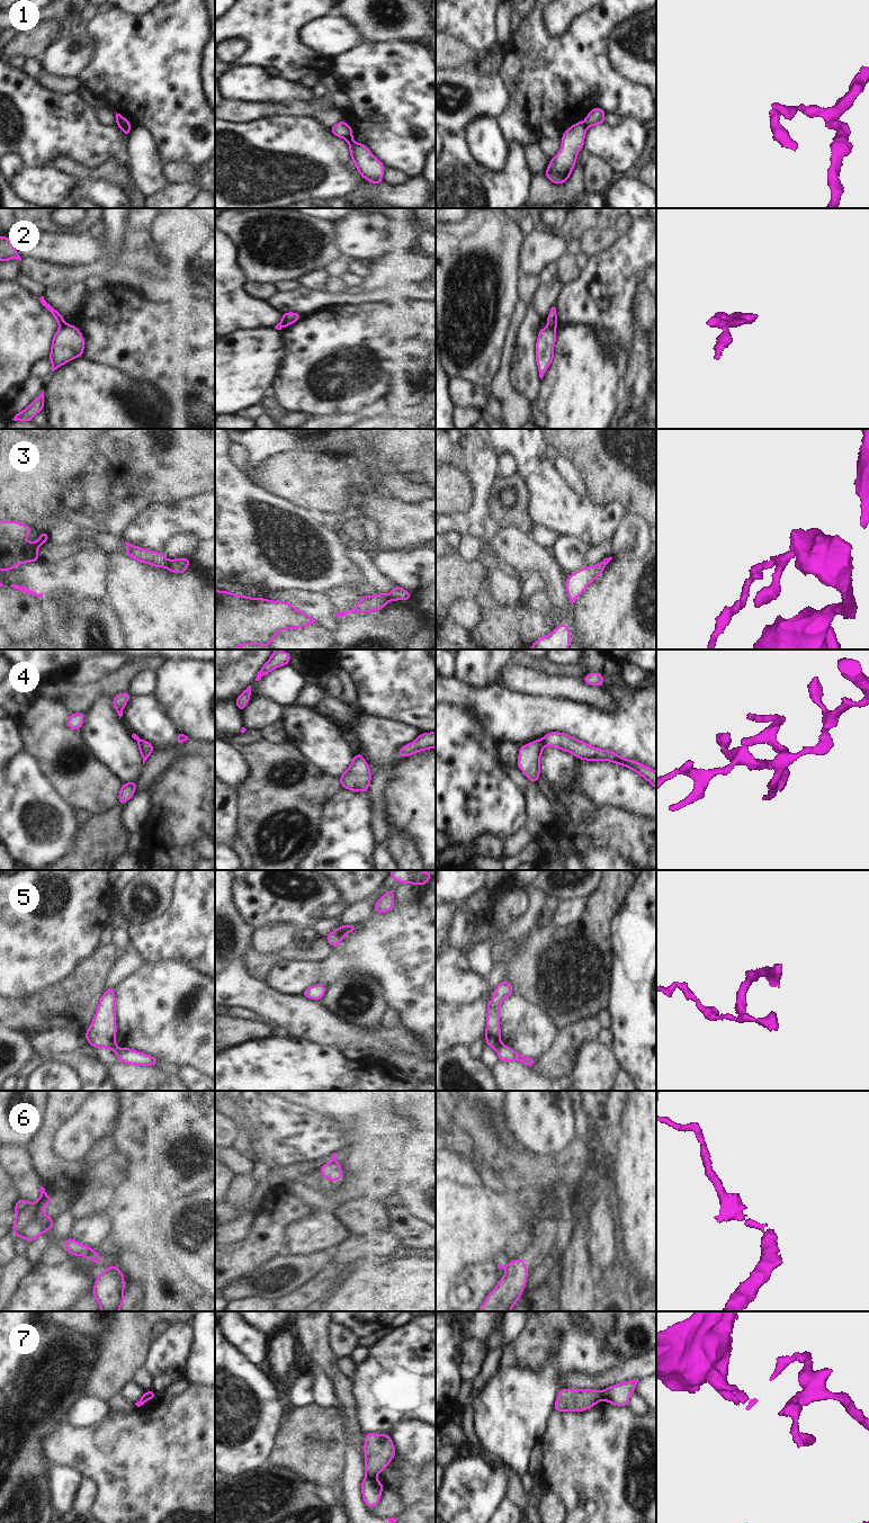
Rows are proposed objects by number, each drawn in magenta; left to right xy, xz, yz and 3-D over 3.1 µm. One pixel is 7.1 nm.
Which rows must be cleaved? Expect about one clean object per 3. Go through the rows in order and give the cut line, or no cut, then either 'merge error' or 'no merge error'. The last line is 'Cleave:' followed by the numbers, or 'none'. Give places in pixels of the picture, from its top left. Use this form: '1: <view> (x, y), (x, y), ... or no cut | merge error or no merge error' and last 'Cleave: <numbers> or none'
1: xy (117, 123), (130, 128) | merge error
2: yz (548, 325), (555, 329) | merge error
3: xy (169, 561), (164, 567) | merge error
4: yz (541, 738), (545, 743) | merge error
5: yz (502, 1045), (494, 1049) | merge error
6: xz (336, 1161), (329, 1163) | merge error
7: xz (366, 1477), (375, 1479) | merge error
Cleave: 1, 2, 3, 4, 5, 6, 7

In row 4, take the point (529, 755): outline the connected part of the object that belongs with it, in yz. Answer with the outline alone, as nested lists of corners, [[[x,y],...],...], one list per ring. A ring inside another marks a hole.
[[[538,738],[519,747],[517,767],[522,771],[528,781],[539,781],[539,763],[544,747],[545,742],[543,738]]]

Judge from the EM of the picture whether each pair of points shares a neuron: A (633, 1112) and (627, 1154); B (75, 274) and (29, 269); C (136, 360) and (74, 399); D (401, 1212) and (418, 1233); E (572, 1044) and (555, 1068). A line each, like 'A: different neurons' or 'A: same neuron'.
A: same neuron
B: same neuron
C: different neurons
D: same neuron
E: same neuron

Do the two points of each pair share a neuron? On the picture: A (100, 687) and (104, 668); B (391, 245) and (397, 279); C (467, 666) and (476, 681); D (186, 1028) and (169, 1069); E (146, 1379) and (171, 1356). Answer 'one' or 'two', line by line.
A: two
B: two
C: one
D: two
E: two

